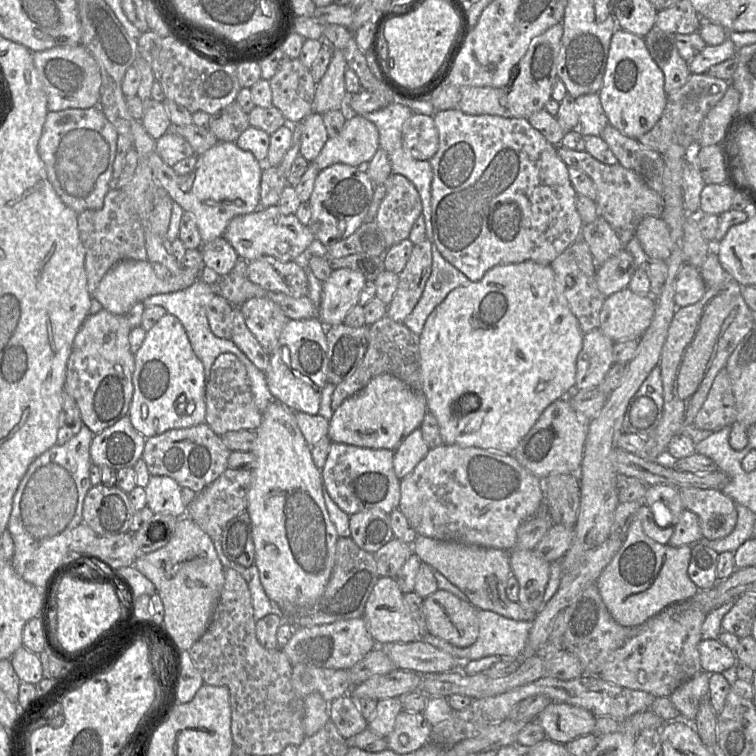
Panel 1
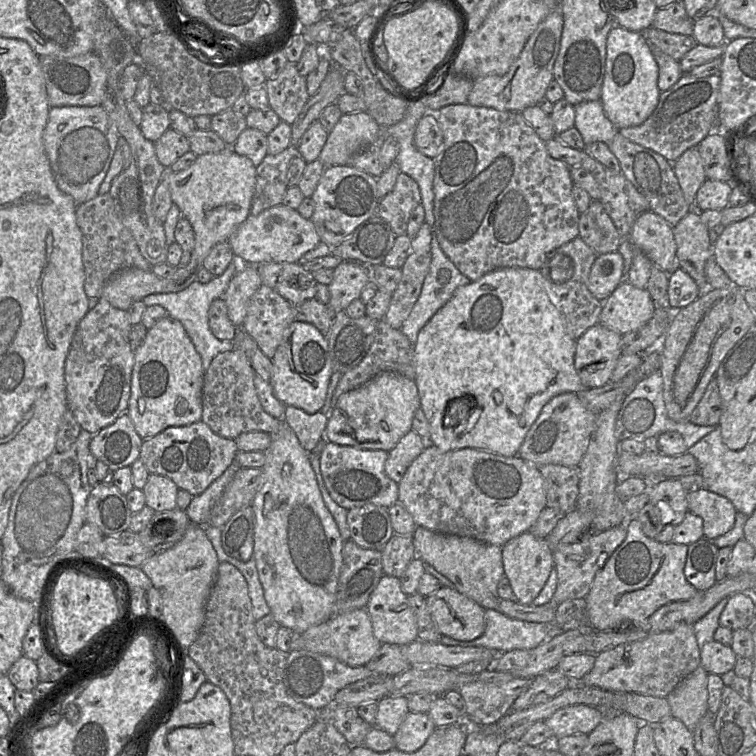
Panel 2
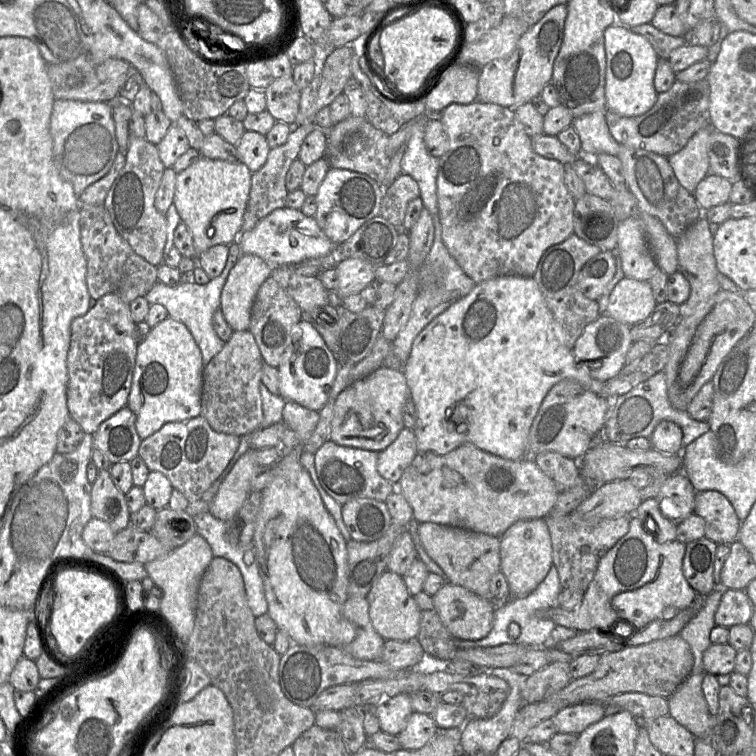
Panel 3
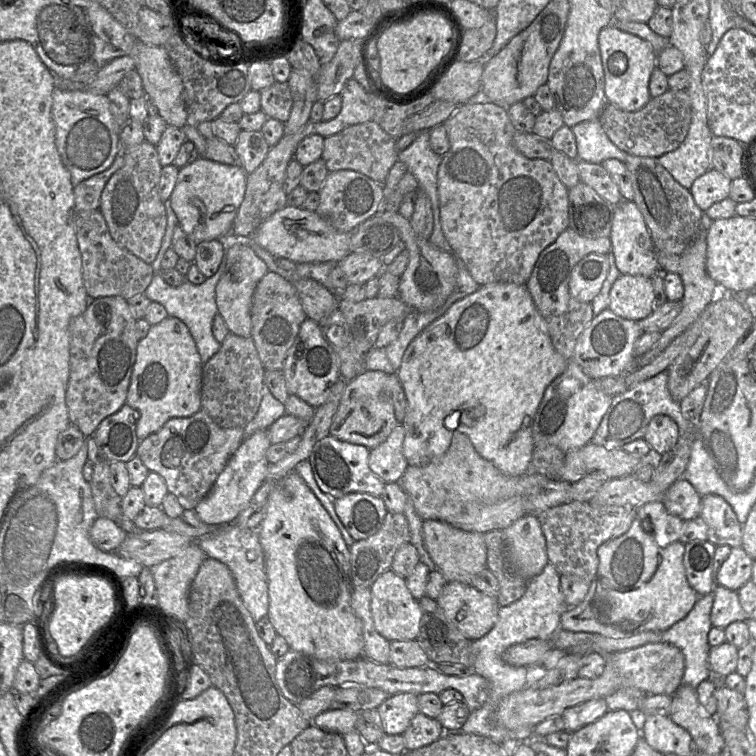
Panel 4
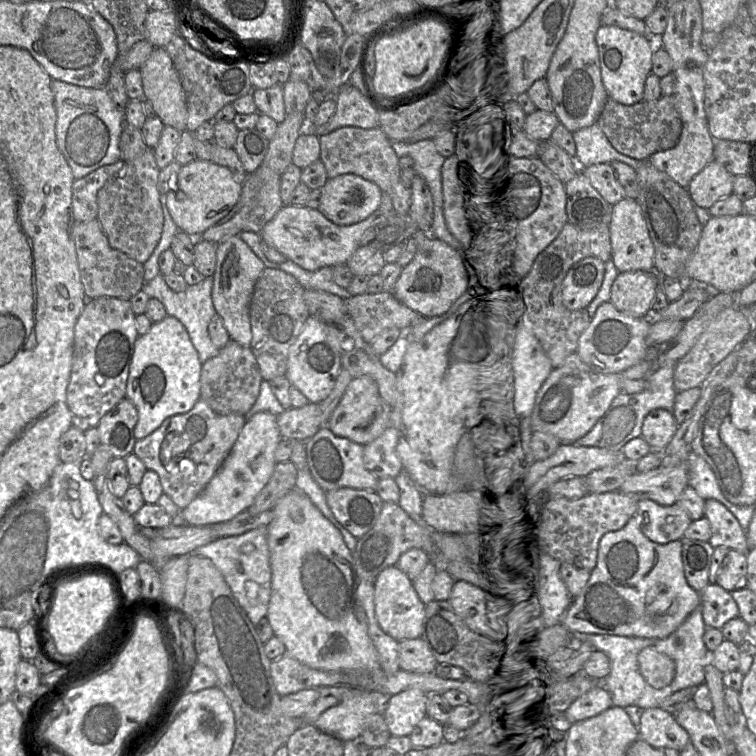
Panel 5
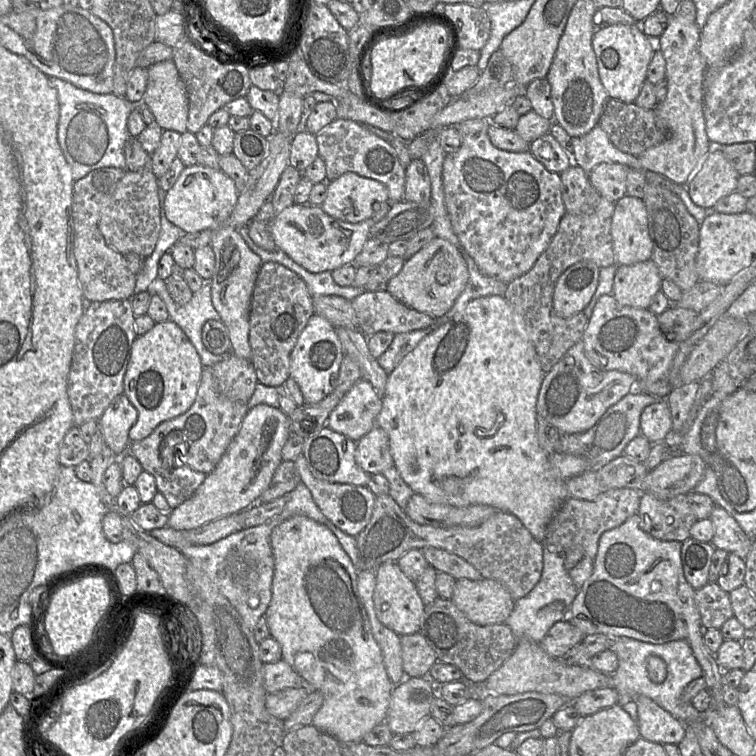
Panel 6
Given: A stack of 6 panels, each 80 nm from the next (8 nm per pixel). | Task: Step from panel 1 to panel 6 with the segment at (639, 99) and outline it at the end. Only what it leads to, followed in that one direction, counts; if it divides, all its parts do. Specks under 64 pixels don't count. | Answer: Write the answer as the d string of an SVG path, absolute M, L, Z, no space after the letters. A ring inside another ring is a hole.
M613 24L596 29L592 38L599 78L610 98L624 103L634 103L643 83L653 56L650 38L644 34L640 24Z

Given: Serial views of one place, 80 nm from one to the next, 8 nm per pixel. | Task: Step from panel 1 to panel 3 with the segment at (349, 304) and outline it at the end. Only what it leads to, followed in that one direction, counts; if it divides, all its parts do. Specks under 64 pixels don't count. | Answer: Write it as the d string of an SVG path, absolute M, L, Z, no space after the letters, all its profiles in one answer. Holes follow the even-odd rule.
M358 258L338 259L335 265L338 286L336 294L342 300L361 291L375 280L375 266Z

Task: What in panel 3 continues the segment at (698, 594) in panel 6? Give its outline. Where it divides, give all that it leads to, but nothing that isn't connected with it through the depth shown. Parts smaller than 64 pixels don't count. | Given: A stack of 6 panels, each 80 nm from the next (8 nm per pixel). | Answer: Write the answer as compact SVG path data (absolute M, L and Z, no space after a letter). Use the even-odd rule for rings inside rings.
M725 589L715 613L717 626L749 624L754 606L745 590Z

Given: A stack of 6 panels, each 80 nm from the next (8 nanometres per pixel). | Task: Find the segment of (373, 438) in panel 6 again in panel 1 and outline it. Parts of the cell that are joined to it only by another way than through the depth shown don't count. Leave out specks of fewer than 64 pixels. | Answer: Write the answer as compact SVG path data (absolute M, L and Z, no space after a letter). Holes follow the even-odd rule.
M421 430L412 431L394 451L393 469L396 477L401 481L410 474L429 450Z

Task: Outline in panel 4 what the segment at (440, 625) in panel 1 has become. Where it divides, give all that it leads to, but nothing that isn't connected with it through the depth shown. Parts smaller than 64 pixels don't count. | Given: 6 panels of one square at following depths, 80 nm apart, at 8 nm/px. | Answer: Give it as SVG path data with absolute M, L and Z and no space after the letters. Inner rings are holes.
M447 582L436 601L445 617L472 641L484 637L498 620L497 598L470 584Z

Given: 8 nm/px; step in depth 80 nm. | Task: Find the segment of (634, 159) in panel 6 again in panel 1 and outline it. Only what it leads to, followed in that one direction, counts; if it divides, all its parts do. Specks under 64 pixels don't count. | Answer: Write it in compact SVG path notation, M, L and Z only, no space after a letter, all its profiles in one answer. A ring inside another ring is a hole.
M599 93L576 98L576 110L579 115L577 130L583 136L600 136L610 123L602 107Z

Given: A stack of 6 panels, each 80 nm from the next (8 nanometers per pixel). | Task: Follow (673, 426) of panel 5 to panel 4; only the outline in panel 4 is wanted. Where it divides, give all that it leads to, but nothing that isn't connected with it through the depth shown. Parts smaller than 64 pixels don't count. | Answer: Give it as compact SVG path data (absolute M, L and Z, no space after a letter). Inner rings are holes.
M655 415L648 424L644 439L656 454L663 455L676 445L680 437L677 423L669 416Z

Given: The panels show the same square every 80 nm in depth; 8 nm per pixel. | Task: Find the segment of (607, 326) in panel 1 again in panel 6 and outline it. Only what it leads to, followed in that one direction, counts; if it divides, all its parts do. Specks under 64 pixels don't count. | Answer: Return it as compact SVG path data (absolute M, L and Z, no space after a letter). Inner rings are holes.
M652 259L617 266L613 296L622 306L648 309L661 289L662 274Z

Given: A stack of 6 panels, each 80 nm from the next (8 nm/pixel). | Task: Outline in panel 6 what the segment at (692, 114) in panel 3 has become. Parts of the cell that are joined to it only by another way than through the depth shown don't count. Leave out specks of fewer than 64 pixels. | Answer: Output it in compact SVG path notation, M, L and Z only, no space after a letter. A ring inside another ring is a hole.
M613 98L606 101L598 124L615 147L634 156L639 156L669 138L668 124L665 120L656 117L653 109L644 109L635 103L624 103Z

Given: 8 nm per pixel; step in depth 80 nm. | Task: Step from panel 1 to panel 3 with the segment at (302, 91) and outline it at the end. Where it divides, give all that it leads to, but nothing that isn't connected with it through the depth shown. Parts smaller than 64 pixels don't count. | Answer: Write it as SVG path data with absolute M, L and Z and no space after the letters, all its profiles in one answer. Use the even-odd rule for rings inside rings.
M292 74L274 79L264 92L266 110L275 120L296 126L301 90L295 85Z

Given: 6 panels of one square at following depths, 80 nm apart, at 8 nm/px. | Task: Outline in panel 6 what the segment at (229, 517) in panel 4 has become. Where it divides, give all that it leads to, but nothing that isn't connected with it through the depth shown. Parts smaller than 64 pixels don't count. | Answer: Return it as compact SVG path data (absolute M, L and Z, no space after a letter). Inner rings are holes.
M258 404L249 409L238 433L232 439L216 467L188 499L171 510L167 526L176 530L194 529L215 519L244 511L254 503L258 503L259 496L268 487L276 469L283 461L282 448L290 436L289 417L279 407Z

